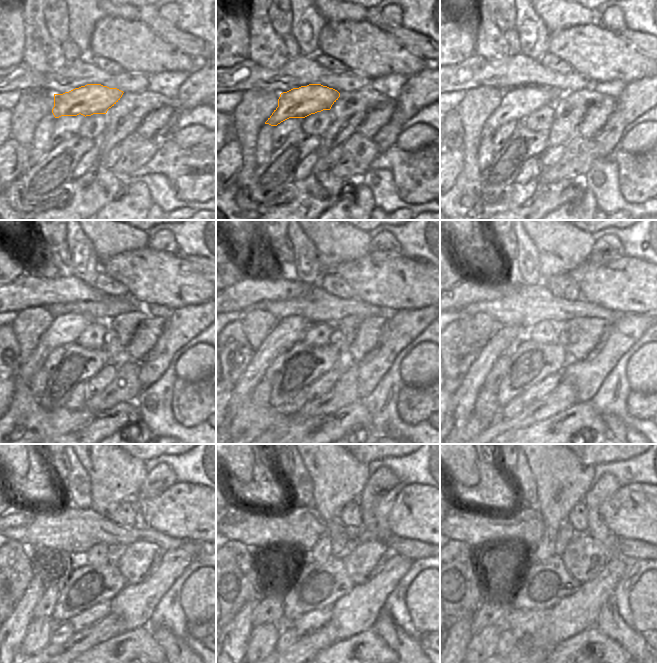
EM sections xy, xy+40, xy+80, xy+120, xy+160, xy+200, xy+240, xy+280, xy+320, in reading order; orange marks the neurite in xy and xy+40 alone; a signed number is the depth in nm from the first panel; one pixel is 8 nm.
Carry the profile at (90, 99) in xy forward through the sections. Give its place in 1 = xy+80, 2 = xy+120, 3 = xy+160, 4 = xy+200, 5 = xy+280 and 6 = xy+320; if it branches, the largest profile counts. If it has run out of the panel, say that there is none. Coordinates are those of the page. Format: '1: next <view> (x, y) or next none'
1: next xy+80 (518, 103)
2: next xy+120 (65, 330)
3: next xy+160 (288, 331)
4: next xy+200 (461, 407)
5: next xy+280 (236, 633)
6: next xy+320 (460, 635)

